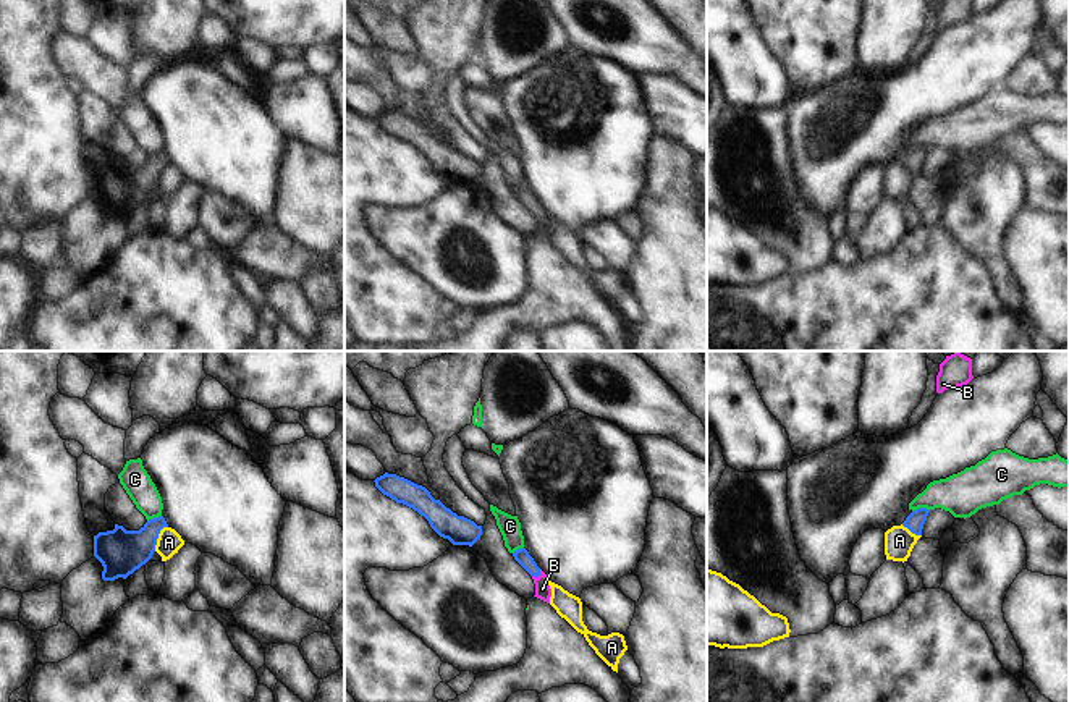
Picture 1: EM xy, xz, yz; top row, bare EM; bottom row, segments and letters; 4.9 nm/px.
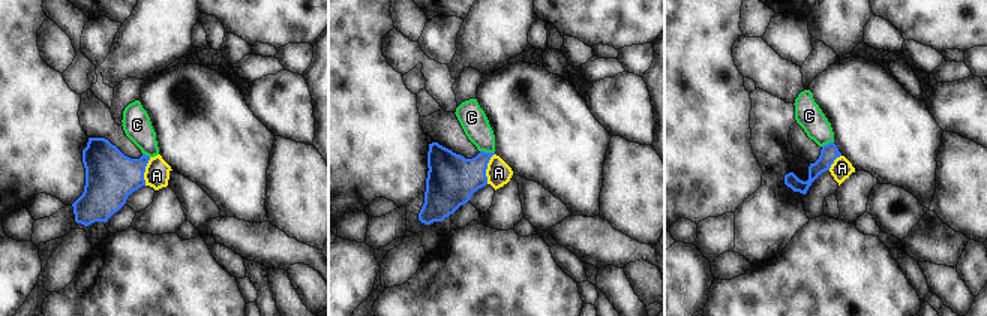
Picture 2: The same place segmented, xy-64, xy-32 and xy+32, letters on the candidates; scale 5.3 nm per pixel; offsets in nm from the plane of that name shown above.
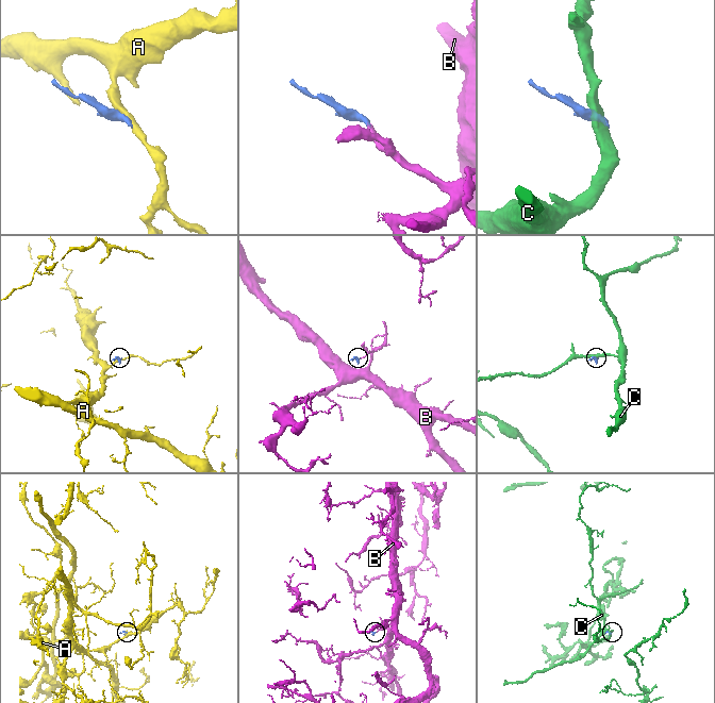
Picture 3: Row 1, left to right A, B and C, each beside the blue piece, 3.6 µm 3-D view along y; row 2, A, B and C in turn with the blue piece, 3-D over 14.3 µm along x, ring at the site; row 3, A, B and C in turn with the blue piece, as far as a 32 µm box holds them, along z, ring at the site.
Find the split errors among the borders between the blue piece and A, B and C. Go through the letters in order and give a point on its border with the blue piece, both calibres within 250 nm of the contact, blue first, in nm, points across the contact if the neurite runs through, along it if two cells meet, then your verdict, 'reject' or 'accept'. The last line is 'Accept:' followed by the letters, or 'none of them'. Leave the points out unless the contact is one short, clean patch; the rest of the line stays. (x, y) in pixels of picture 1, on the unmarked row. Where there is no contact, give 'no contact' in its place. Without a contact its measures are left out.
A: meets blue in xy at (157, 175); 220 nm thick on the blue side, 120 nm on the other; border along xy (167, 164), (160, 169), (154, 188); reject
B: meets blue in xz at (537, 214); 70 nm thick on the blue side, 80 nm on the other; runs through xz (521, 193), (537, 214), (542, 227); accept
C: meets blue in yz at (921, 146); 90 nm thick on the blue side, 220 nm on the other; border along yz (929, 146), (916, 146), (912, 149); reject
Accept: B

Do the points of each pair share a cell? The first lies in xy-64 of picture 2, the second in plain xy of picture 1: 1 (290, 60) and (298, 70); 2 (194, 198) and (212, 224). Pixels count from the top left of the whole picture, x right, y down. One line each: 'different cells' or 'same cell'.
1: different cells
2: same cell

